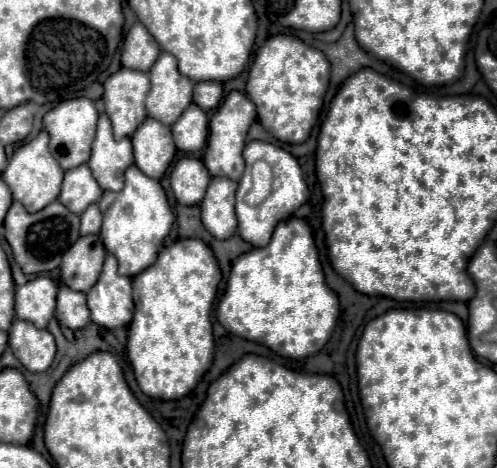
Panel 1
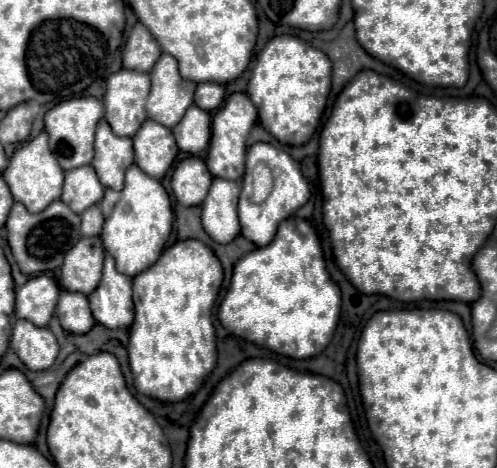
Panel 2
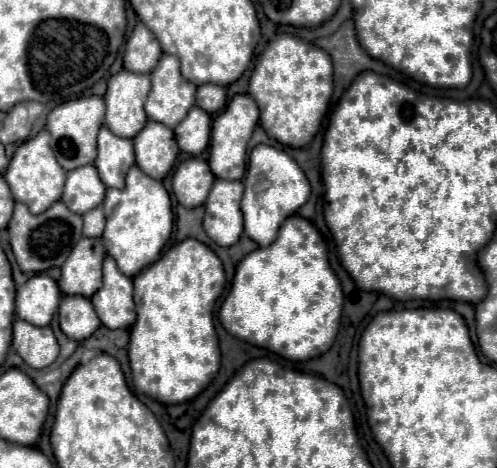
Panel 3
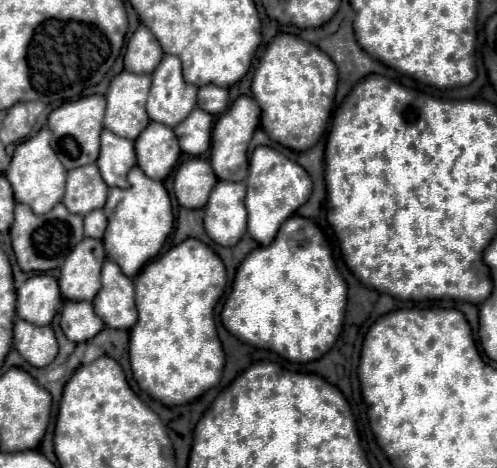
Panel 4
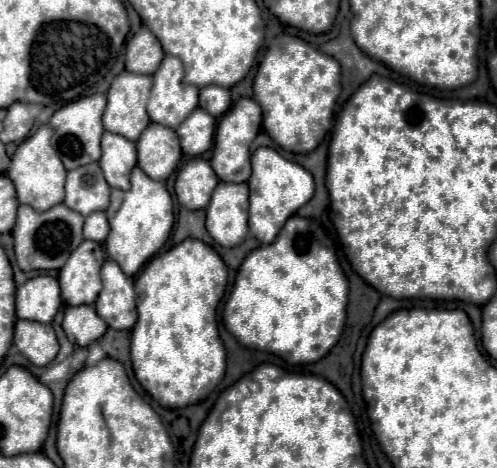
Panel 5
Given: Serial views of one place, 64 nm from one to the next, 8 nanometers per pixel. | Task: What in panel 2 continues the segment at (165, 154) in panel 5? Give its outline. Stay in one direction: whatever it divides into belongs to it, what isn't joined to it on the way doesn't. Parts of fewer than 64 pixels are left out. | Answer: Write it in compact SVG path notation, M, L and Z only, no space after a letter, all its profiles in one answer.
M146 120L132 140L136 166L148 176L162 180L178 154L172 130L156 120Z

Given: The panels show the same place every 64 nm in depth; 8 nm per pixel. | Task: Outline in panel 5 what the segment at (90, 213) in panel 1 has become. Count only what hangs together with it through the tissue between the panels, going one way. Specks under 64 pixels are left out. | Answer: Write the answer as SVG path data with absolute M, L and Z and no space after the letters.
M92 212L92 216L86 218L84 236L88 240L104 242L104 236L108 236L108 218L104 212Z

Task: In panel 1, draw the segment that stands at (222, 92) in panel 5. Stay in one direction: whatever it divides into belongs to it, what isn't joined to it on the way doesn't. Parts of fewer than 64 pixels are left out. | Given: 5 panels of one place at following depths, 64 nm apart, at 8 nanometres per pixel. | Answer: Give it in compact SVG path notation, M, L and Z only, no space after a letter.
M196 82L194 102L200 108L204 108L204 110L218 108L220 100L222 100L222 84L220 82Z

